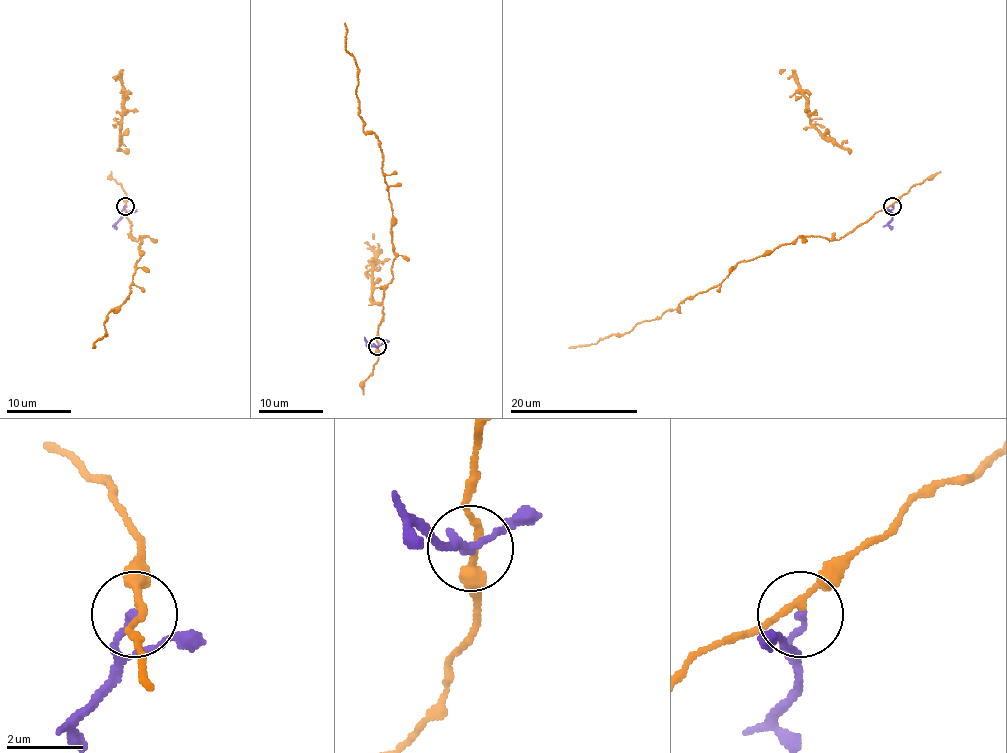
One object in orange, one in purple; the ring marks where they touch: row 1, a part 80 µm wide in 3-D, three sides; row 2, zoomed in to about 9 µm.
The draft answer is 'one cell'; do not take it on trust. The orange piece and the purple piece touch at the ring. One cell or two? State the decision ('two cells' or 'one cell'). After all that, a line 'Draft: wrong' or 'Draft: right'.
two cells
Draft: wrong

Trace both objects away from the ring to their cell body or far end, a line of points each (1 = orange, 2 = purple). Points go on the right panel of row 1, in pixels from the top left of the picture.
1: (893, 205), (838, 239), (798, 235), (740, 261), (678, 309), (569, 348)
2: (893, 206), (888, 224), (893, 229)

